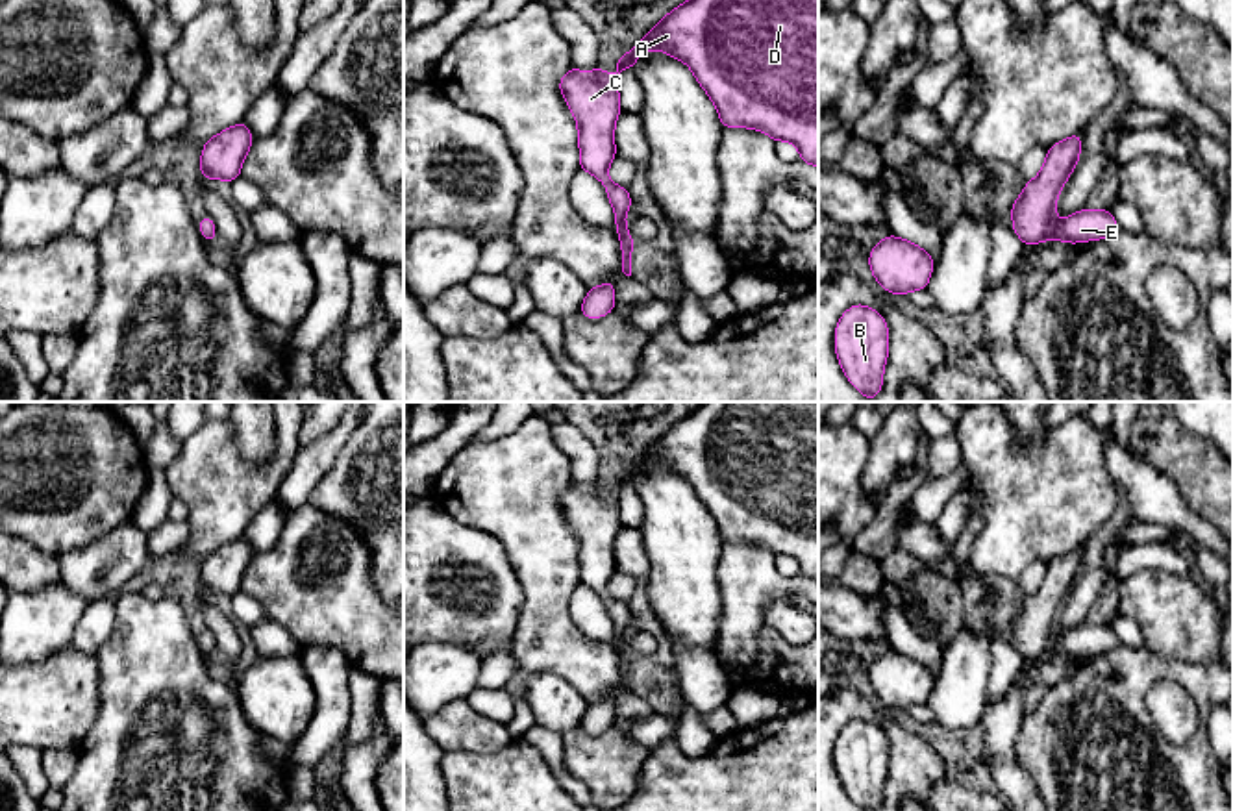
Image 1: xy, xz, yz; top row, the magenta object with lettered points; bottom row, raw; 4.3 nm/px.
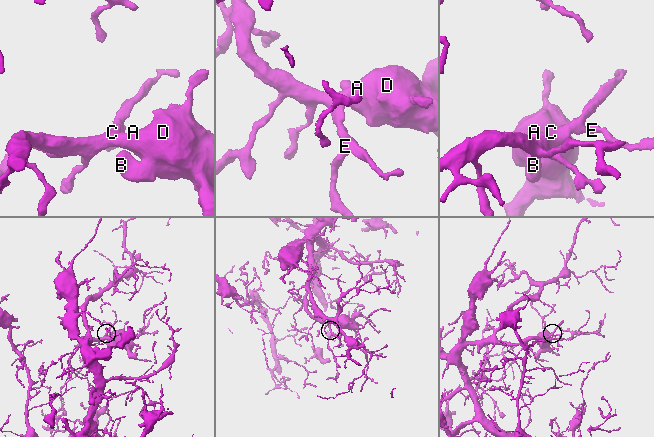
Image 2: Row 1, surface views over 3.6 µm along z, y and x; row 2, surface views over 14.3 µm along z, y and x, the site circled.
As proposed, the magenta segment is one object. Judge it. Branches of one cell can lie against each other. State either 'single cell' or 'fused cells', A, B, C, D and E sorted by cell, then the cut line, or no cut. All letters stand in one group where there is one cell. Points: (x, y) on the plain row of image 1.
single cell; groups A B C D E; cut none

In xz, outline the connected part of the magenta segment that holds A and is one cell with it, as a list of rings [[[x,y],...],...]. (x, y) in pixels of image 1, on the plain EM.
[[[704,402],[613,480],[615,493],[602,481],[581,487],[572,480],[559,494],[559,505],[578,537],[579,583],[604,598],[613,620],[613,644],[620,650],[626,691],[631,691],[635,659],[626,639],[631,611],[609,594],[607,583],[616,572],[615,537],[622,528],[618,491],[624,483],[633,483],[648,465],[663,465],[691,481],[716,520],[722,543],[754,543],[776,557],[789,555],[798,563],[802,578],[818,581],[818,402]]]

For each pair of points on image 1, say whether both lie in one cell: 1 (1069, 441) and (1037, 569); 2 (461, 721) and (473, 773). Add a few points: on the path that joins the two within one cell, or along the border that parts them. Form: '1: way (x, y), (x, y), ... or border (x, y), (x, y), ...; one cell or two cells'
1: border (1046, 561), (1033, 561), (1017, 578); two cells
2: border (510, 743), (495, 752), (447, 752); two cells

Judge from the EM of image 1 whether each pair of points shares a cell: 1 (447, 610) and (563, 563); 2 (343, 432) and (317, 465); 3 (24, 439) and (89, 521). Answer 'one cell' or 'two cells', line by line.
1: two cells
2: one cell
3: one cell

